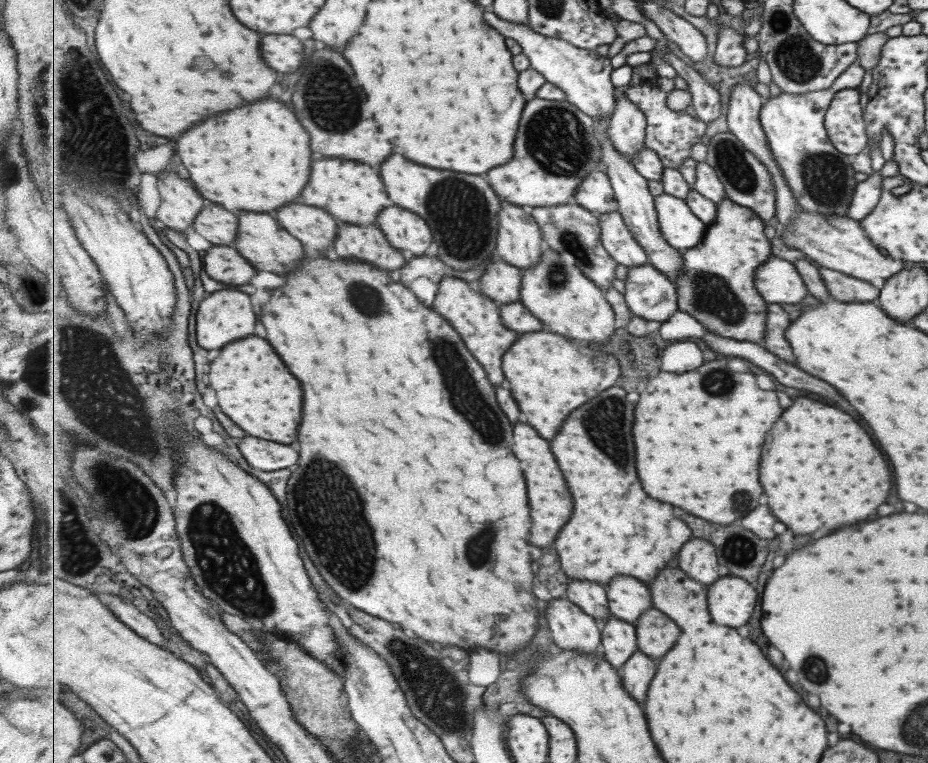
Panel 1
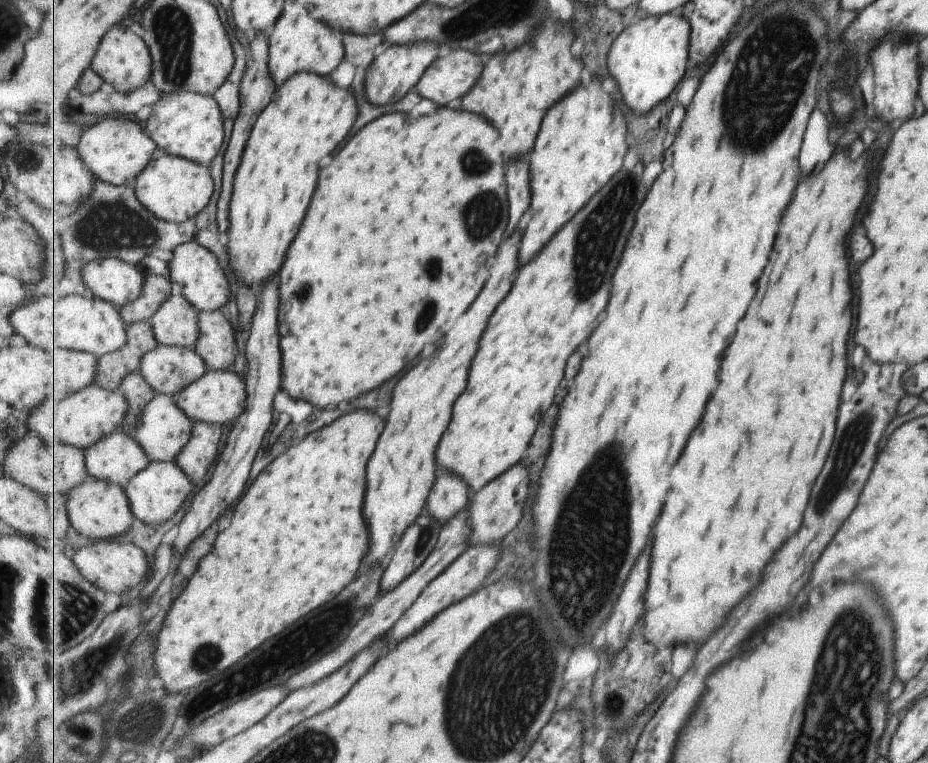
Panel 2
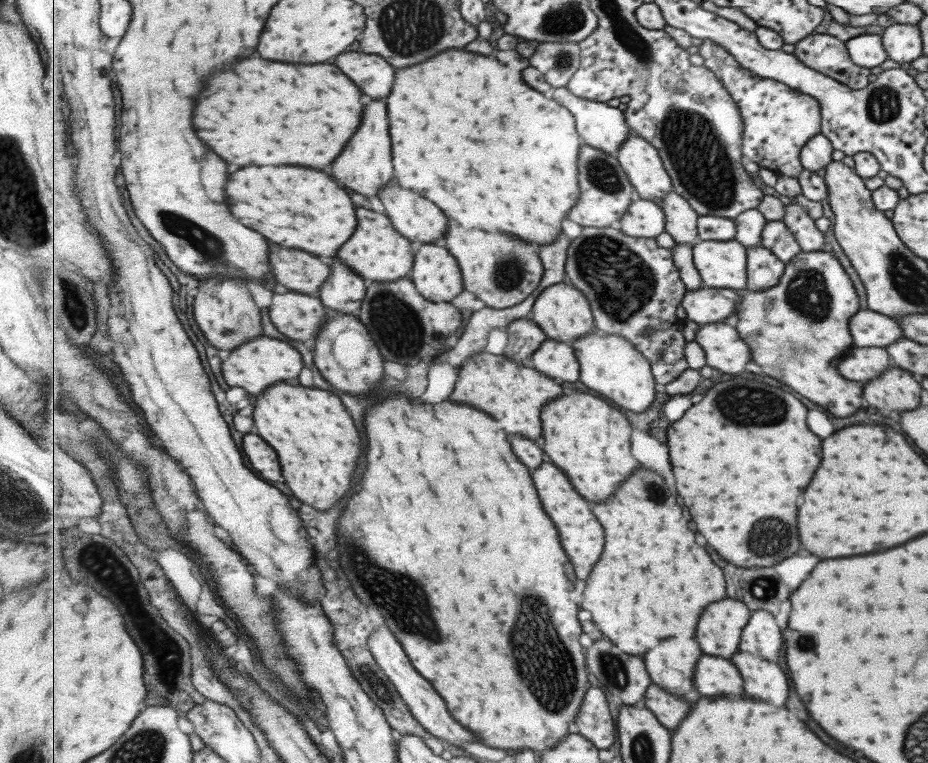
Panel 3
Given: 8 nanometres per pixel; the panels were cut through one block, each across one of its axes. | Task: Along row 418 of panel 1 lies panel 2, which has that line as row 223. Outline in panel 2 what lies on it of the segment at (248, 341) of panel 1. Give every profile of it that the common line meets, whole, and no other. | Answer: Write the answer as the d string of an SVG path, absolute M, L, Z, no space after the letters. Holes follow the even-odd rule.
M299 72L279 88L277 98L265 108L251 134L249 146L241 168L235 178L235 196L231 204L231 230L229 230L229 254L235 270L247 282L265 282L277 274L285 262L285 254L295 240L307 208L313 200L319 180L321 160L331 156L351 134L359 116L359 106L349 88L339 88L329 75L315 72Z

